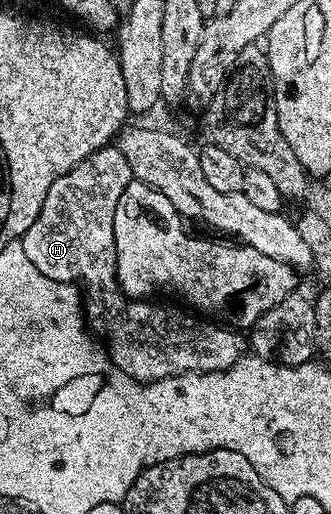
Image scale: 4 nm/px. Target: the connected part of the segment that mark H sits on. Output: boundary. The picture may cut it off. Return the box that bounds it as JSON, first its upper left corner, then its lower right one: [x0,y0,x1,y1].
[21,145,133,303]

